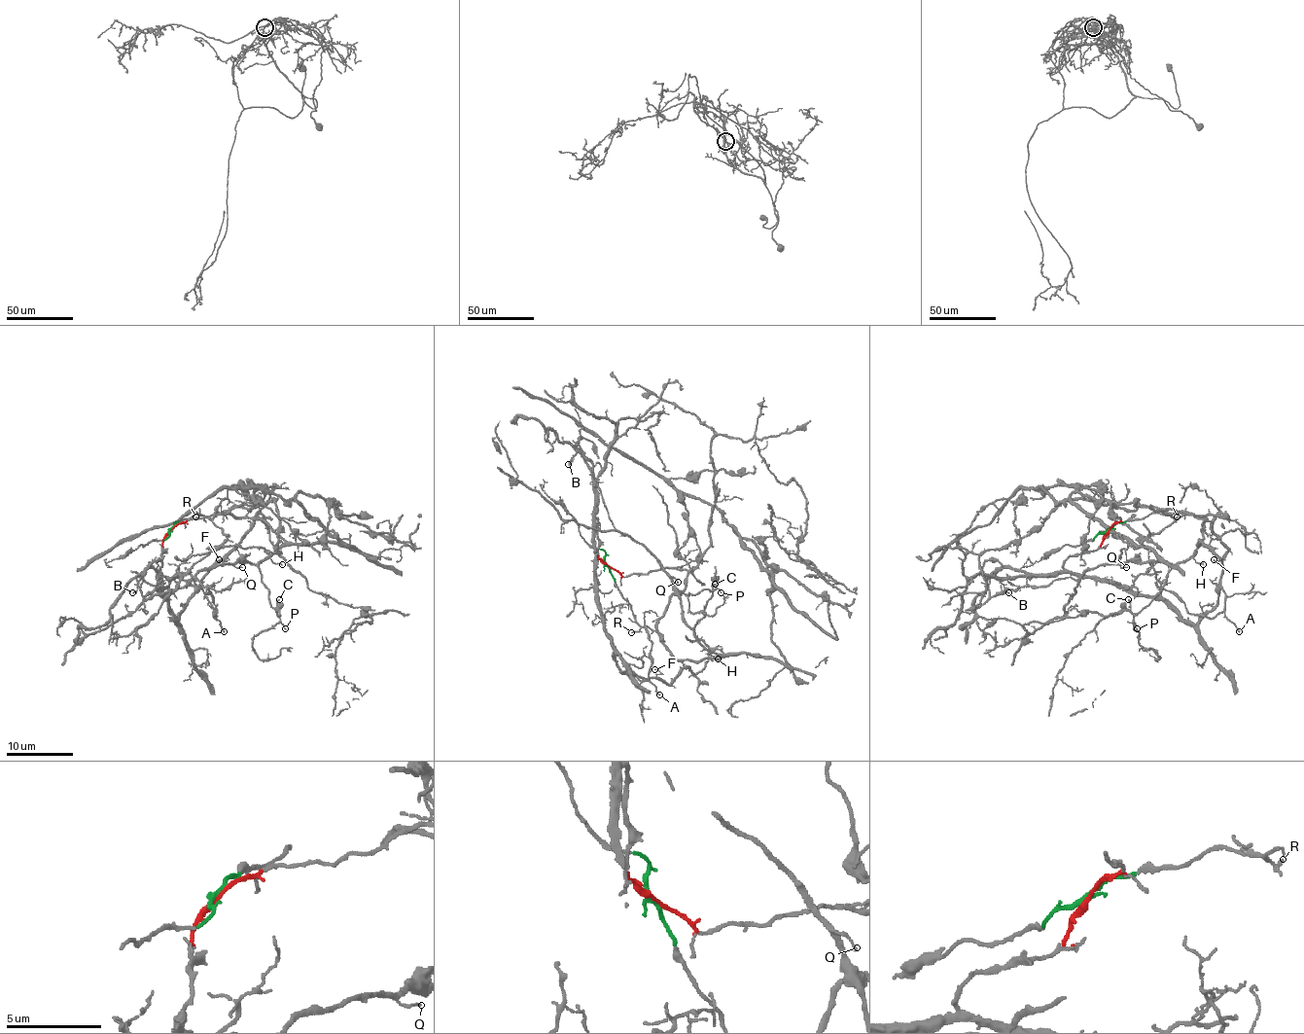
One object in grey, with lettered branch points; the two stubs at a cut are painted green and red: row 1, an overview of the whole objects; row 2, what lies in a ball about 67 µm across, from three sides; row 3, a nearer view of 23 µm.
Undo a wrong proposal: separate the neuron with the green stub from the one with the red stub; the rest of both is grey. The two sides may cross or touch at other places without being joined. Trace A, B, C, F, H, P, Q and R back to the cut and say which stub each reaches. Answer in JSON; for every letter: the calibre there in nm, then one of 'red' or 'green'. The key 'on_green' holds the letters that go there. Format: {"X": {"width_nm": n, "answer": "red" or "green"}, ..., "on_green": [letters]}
{"A": {"width_nm": 150, "answer": "red"}, "B": {"width_nm": 160, "answer": "red"}, "C": {"width_nm": 160, "answer": "green"}, "F": {"width_nm": 130, "answer": "red"}, "H": {"width_nm": 110, "answer": "green"}, "P": {"width_nm": 110, "answer": "green"}, "Q": {"width_nm": 120, "answer": "green"}, "R": {"width_nm": 110, "answer": "green"}, "on_green": ["C", "H", "P", "Q", "R"]}

